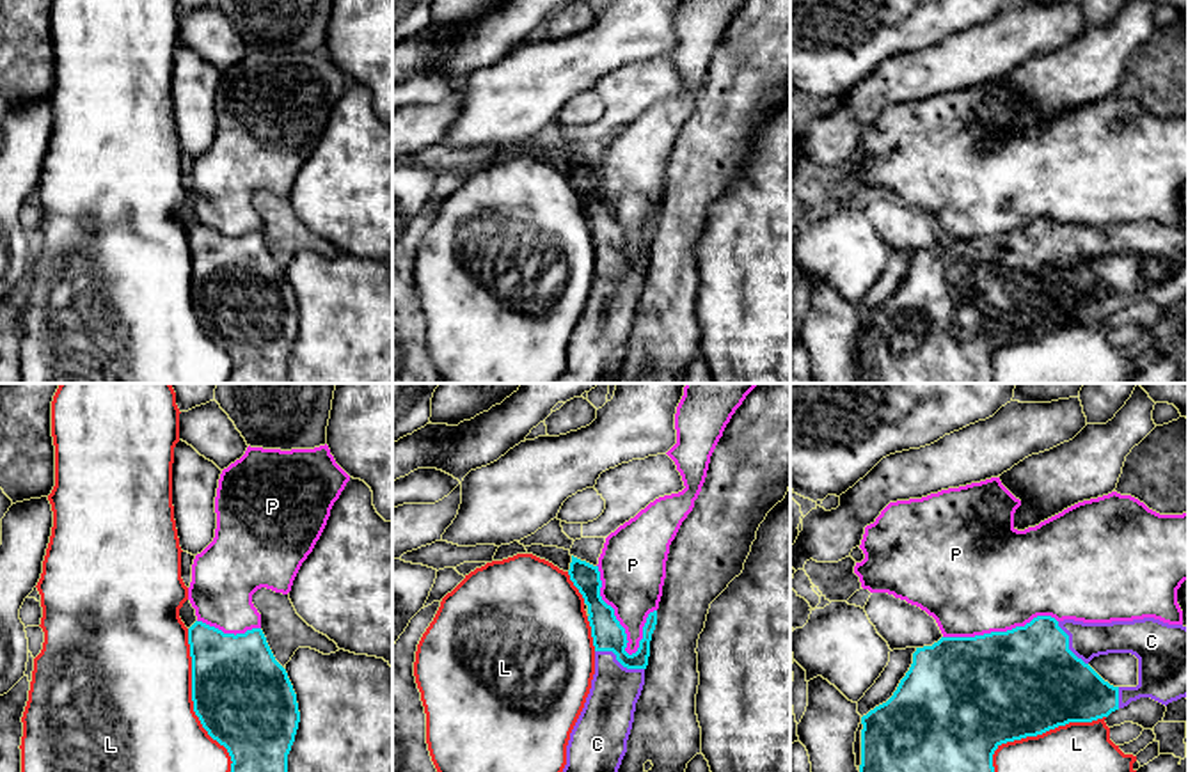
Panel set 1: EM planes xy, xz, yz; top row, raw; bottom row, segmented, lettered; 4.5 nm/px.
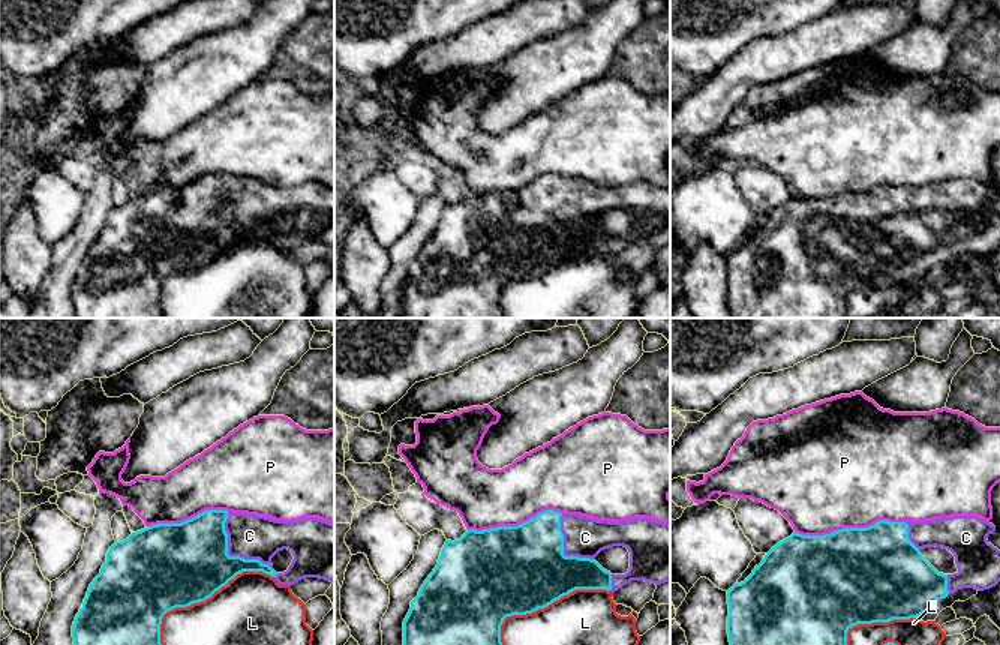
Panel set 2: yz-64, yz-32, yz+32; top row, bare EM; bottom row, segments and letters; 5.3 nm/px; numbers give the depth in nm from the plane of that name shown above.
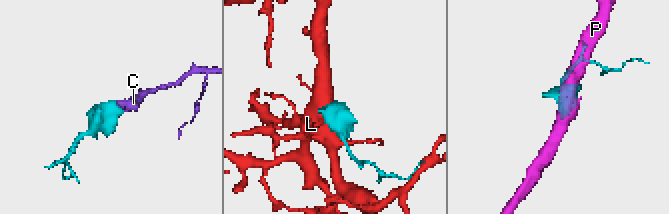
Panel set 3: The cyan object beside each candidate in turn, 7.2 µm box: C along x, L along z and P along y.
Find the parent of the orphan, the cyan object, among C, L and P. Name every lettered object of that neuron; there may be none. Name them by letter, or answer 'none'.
C

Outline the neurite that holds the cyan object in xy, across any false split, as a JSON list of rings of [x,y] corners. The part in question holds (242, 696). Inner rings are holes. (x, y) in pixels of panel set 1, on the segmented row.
[[[195,621],[188,644],[194,712],[227,749],[231,772],[288,772],[300,712],[263,630],[234,635]]]

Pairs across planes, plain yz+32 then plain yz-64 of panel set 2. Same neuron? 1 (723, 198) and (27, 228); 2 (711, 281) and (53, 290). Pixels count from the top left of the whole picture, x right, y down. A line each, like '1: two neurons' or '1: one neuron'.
1: two neurons
2: two neurons

